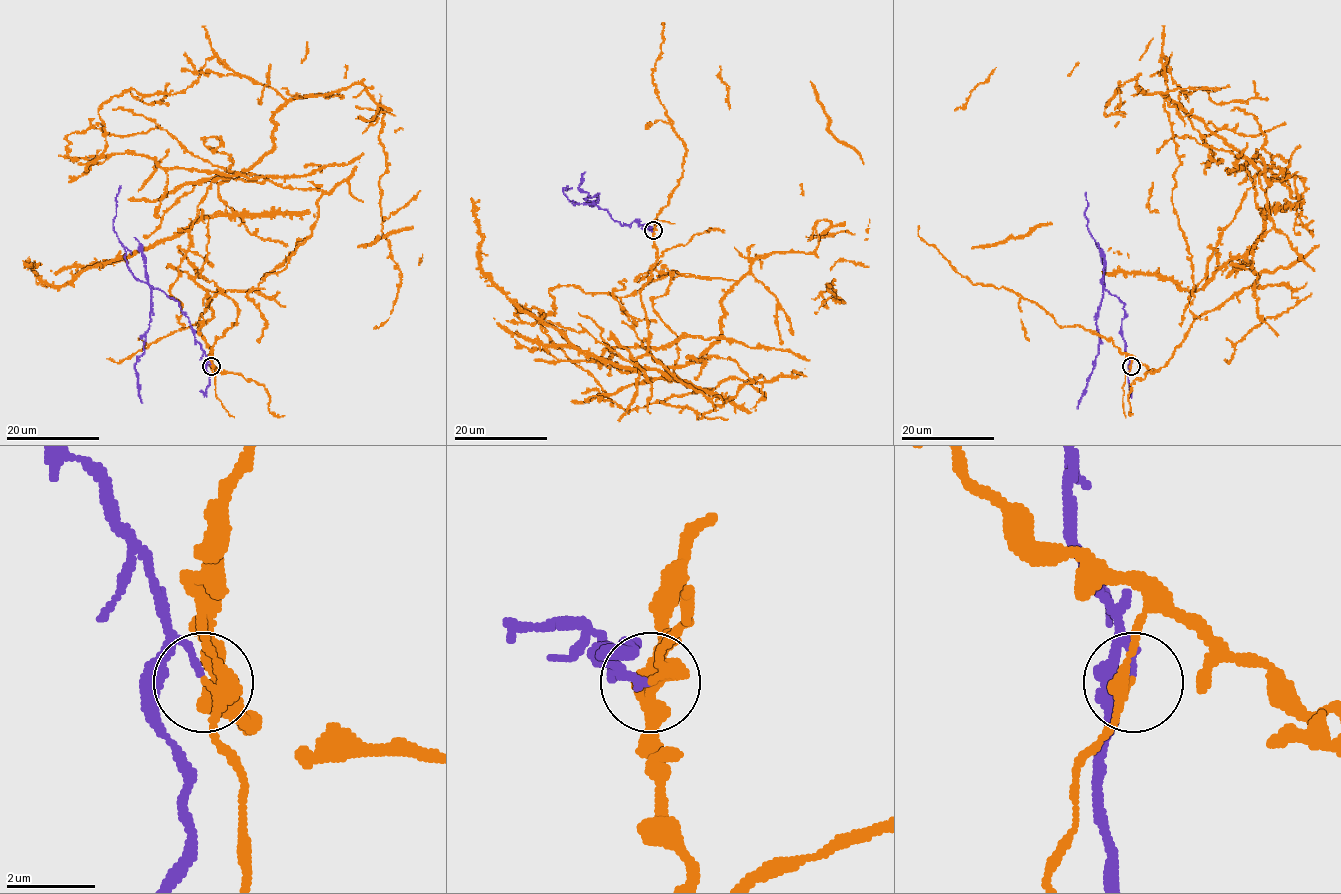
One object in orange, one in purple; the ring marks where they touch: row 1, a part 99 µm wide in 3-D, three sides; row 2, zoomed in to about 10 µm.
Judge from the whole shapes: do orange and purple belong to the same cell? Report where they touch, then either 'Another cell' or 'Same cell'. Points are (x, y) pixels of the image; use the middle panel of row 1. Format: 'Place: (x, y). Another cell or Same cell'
Place: (653, 230). Another cell

